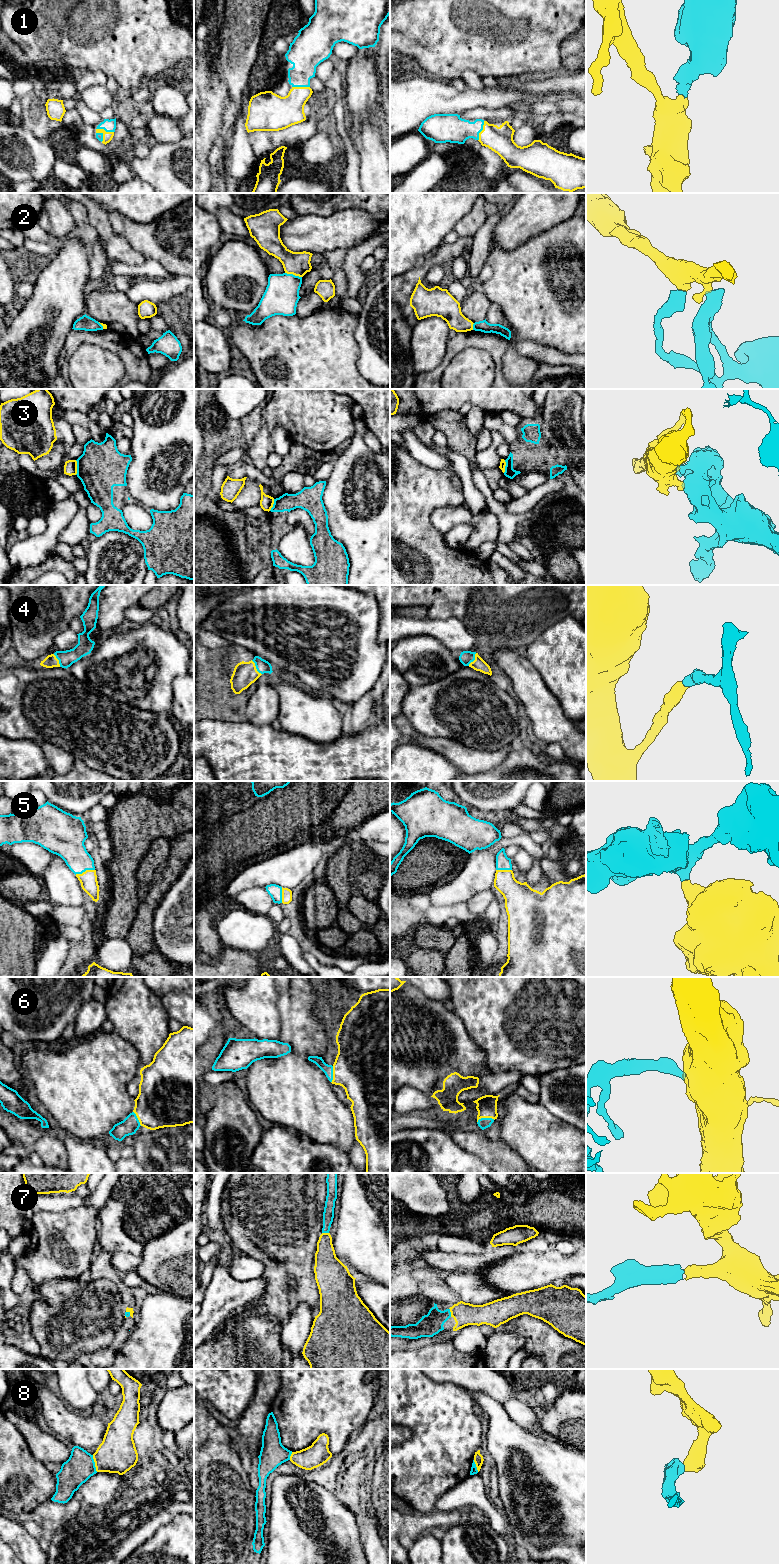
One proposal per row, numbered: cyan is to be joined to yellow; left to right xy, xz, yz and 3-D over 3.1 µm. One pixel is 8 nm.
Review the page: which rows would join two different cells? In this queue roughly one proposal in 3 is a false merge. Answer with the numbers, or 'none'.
2, 3, 8

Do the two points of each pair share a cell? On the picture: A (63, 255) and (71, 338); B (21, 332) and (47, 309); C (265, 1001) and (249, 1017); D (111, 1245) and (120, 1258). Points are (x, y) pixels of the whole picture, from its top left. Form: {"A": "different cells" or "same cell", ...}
{"A": "different cells", "B": "same cell", "C": "same cell", "D": "different cells"}

